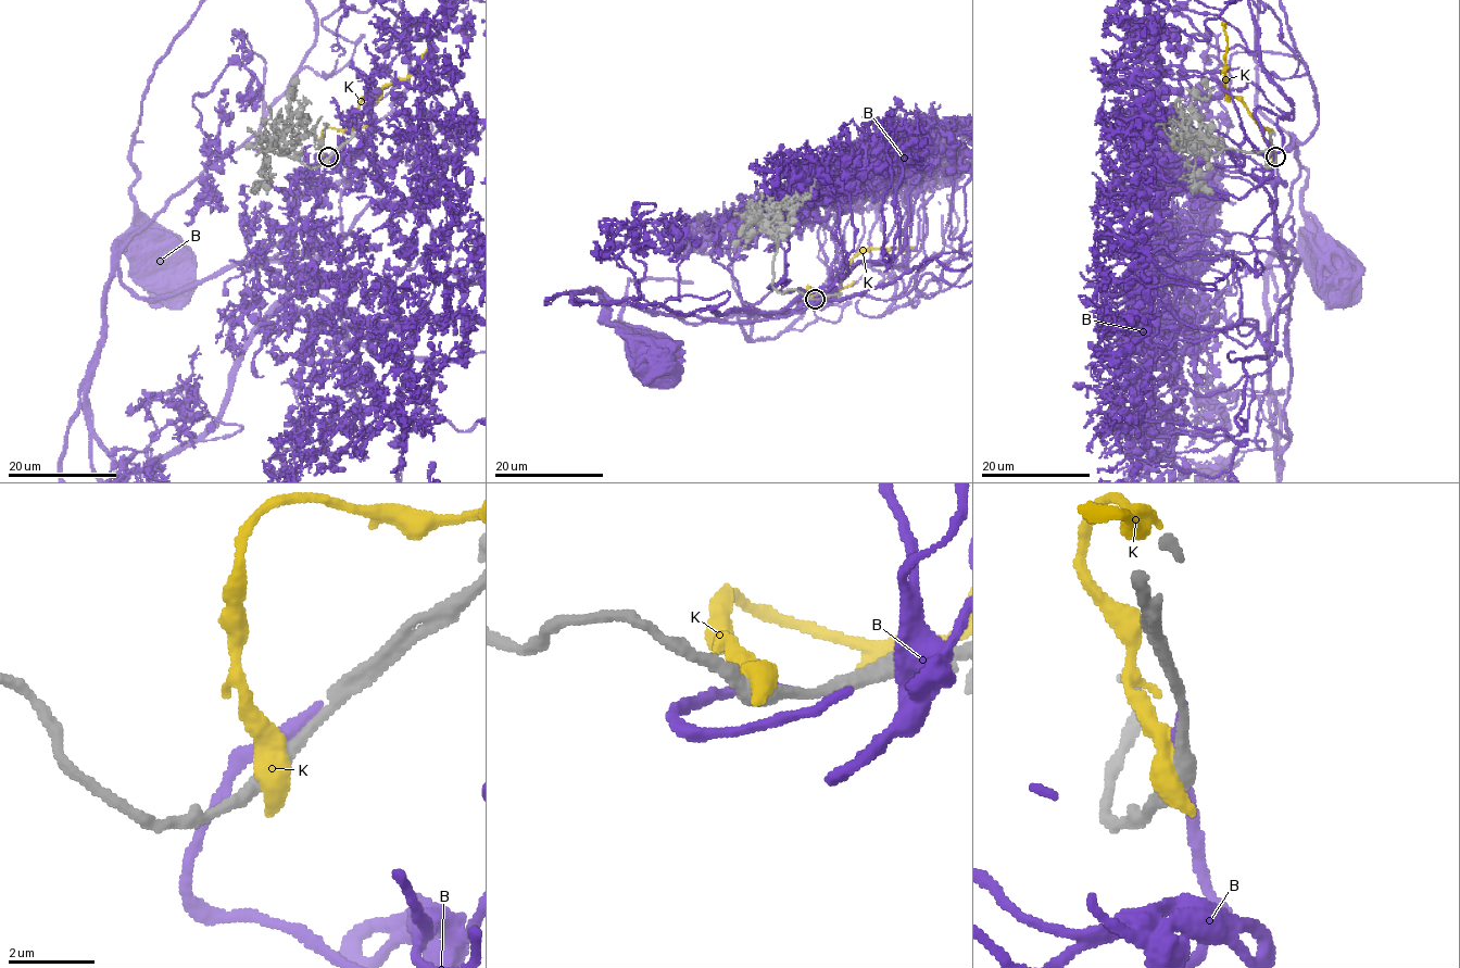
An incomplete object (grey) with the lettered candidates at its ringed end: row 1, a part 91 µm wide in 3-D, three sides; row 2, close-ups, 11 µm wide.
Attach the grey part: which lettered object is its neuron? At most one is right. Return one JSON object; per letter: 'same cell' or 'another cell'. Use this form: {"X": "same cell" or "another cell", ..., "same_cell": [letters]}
{"B": "same cell", "K": "another cell", "same_cell": ["B"]}

